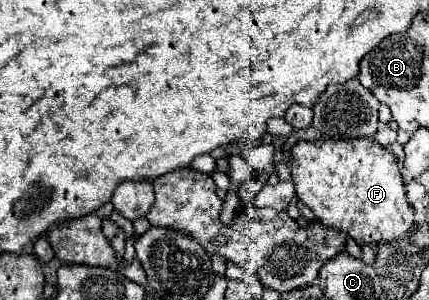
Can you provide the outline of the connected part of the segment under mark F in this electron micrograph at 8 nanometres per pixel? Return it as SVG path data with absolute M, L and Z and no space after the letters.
M323 137L317 141L297 141L287 165L297 199L307 205L323 225L347 233L359 245L403 237L413 225L413 209L405 197L397 159L373 139Z

